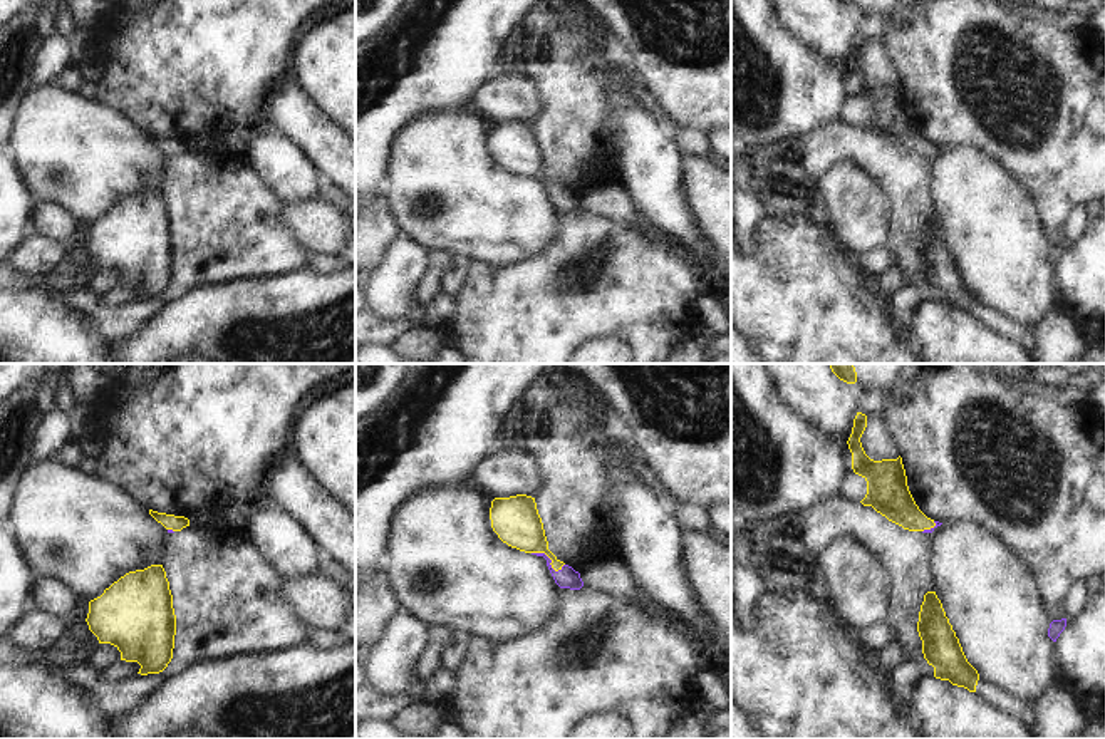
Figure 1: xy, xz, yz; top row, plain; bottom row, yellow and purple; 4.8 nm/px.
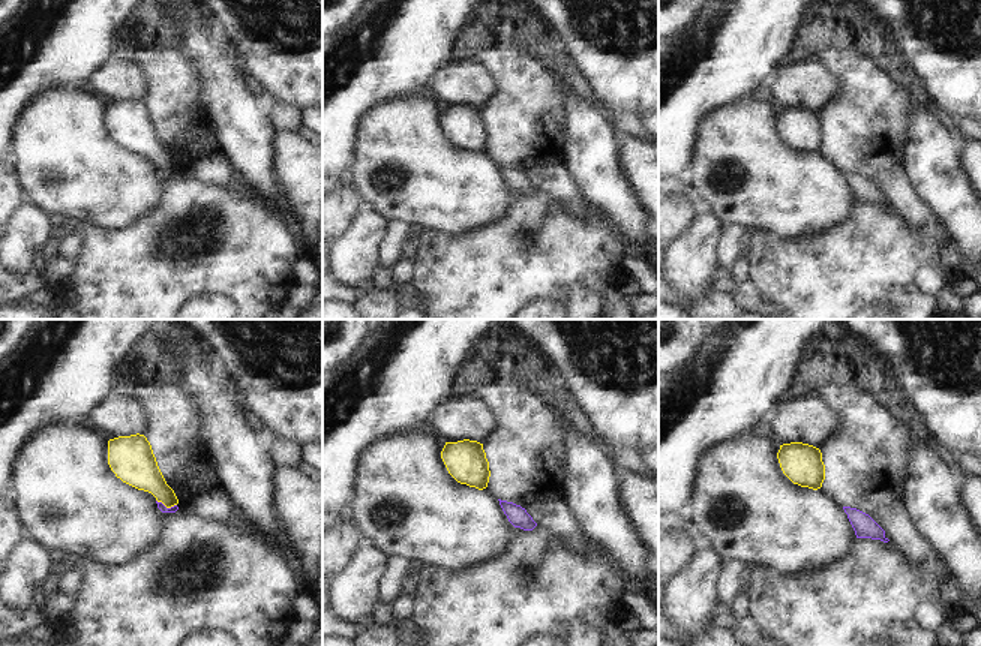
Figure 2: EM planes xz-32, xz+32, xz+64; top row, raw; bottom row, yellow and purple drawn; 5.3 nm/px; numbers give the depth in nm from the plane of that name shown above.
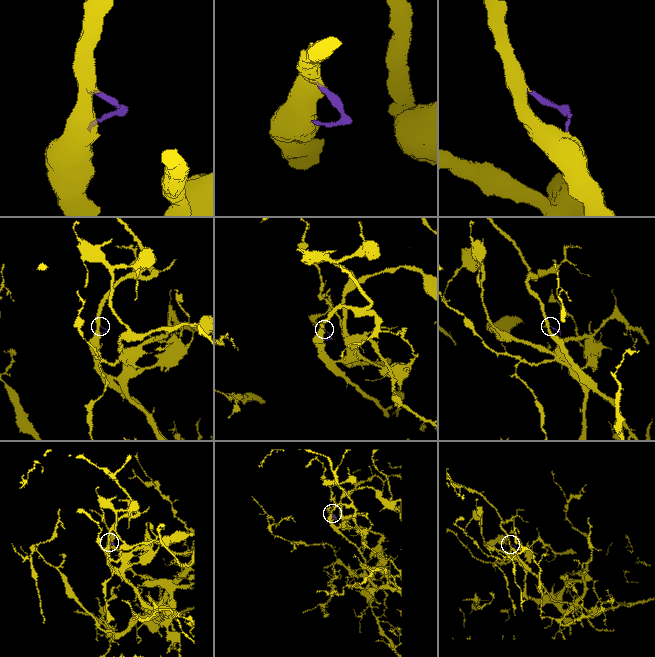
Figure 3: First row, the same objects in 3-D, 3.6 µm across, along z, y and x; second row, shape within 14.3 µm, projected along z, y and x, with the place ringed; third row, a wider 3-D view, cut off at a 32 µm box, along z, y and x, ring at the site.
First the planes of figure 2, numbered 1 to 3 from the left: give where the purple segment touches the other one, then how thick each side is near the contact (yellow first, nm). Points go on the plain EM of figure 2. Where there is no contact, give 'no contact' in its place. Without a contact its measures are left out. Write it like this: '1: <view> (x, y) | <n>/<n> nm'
1: xz-32 (167, 171) | 200/40 nm
2: no contact
3: no contact

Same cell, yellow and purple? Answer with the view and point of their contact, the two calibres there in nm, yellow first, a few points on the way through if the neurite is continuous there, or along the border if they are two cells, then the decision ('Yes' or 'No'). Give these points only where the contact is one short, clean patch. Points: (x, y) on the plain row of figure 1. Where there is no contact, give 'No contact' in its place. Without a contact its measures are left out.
Touches yellow at xz (550, 183). Thickness 220 nm (yellow) against 100 nm. Path across: xz (515, 144), (550, 183), (552, 191), (567, 201). Yes

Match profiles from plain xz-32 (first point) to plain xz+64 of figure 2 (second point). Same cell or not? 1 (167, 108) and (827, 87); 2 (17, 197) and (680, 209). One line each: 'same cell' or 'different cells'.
1: different cells
2: same cell

